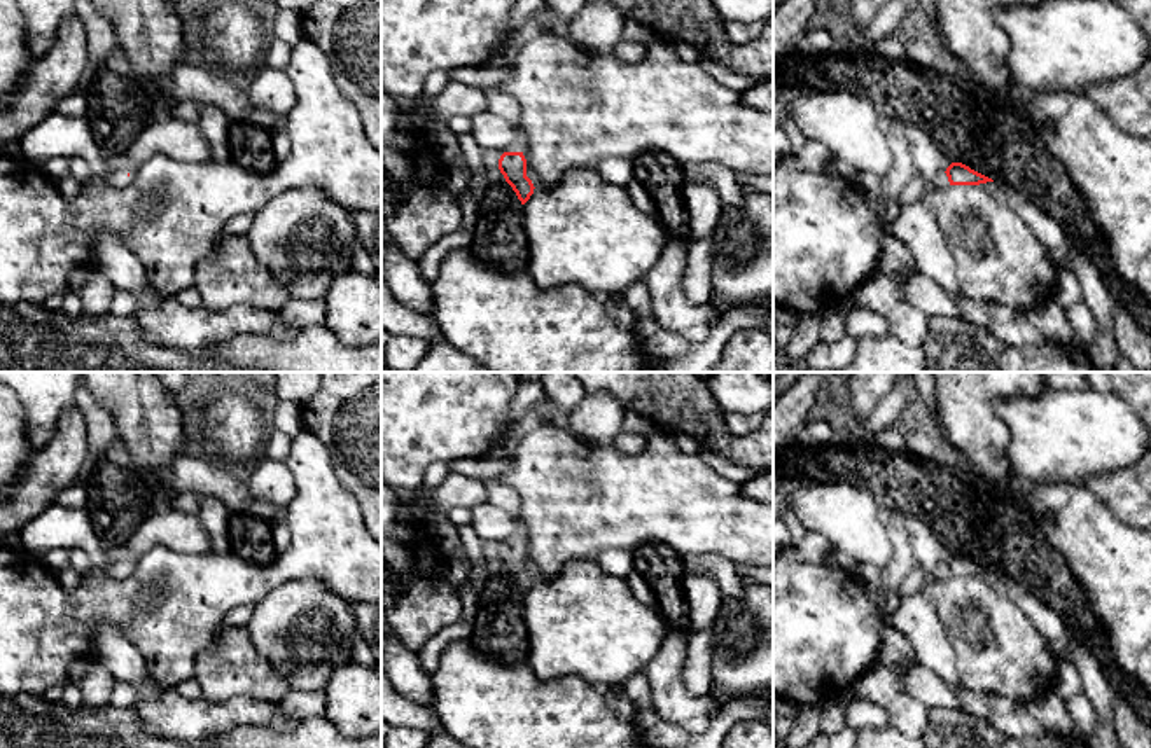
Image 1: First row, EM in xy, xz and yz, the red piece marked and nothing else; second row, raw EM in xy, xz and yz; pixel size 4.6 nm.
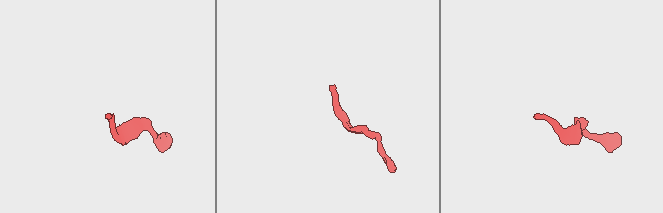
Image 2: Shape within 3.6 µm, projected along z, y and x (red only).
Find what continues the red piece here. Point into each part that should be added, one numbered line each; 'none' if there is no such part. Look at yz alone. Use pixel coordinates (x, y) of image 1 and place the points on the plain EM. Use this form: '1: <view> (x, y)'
1: yz (917, 579)

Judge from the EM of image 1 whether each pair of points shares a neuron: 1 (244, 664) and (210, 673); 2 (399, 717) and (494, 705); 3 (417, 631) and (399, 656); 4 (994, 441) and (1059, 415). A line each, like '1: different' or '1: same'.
1: same
2: different
3: different
4: different

